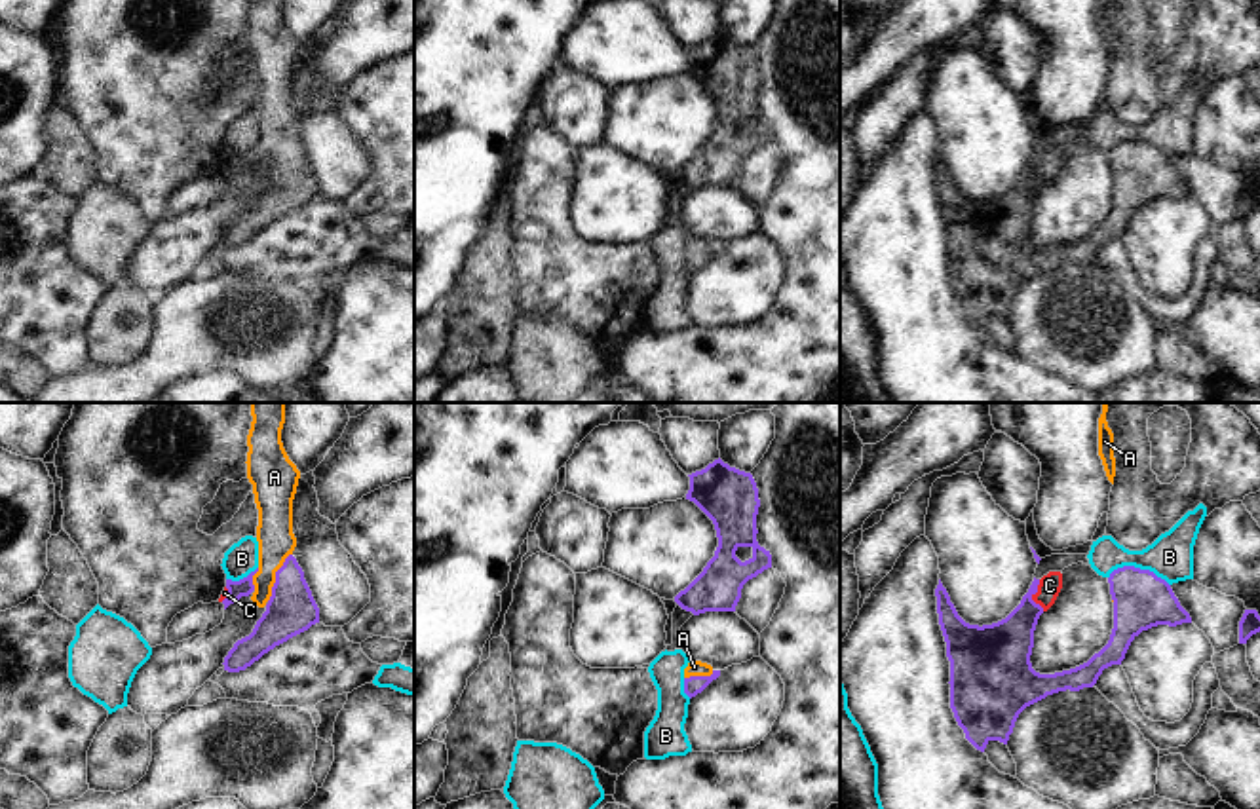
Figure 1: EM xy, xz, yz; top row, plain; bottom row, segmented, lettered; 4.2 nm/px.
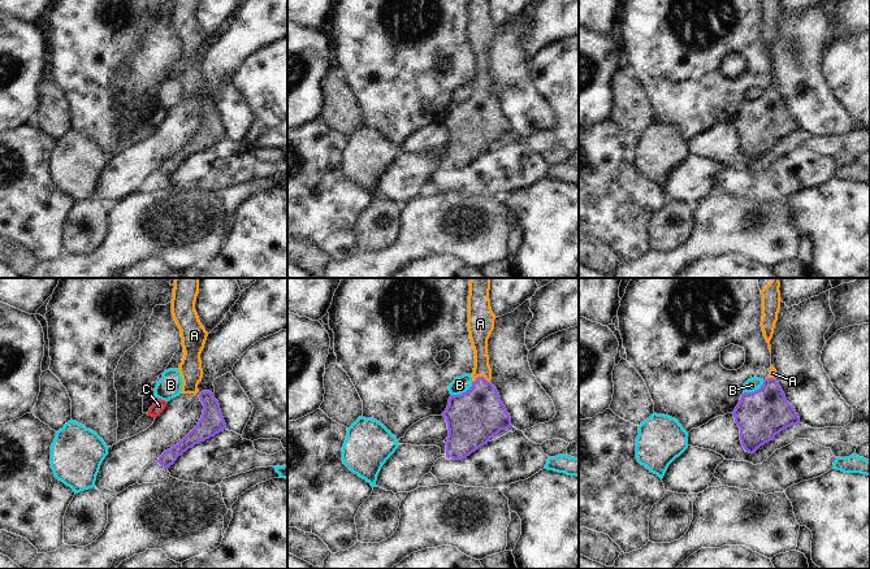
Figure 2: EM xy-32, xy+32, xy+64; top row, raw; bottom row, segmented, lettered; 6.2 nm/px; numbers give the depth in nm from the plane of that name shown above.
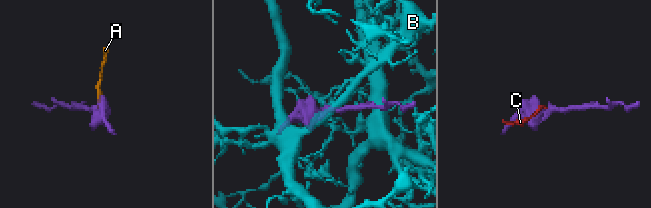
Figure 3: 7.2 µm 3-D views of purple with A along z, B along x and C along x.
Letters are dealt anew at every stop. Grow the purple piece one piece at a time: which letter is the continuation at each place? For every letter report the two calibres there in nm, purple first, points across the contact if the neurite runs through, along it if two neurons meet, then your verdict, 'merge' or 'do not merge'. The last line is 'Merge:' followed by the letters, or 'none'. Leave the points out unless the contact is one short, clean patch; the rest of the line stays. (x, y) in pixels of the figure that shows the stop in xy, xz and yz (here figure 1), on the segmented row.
A: 200 nm thick on the purple side, 160 nm on the other; runs through xy (291, 608), (289, 597), (276, 578), (276, 542); merge
B: 240 nm thick on the purple side, 190 nm on the other; do not merge
C: 220 nm thick on the purple side, 100 nm on the other; do not merge
Merge: A

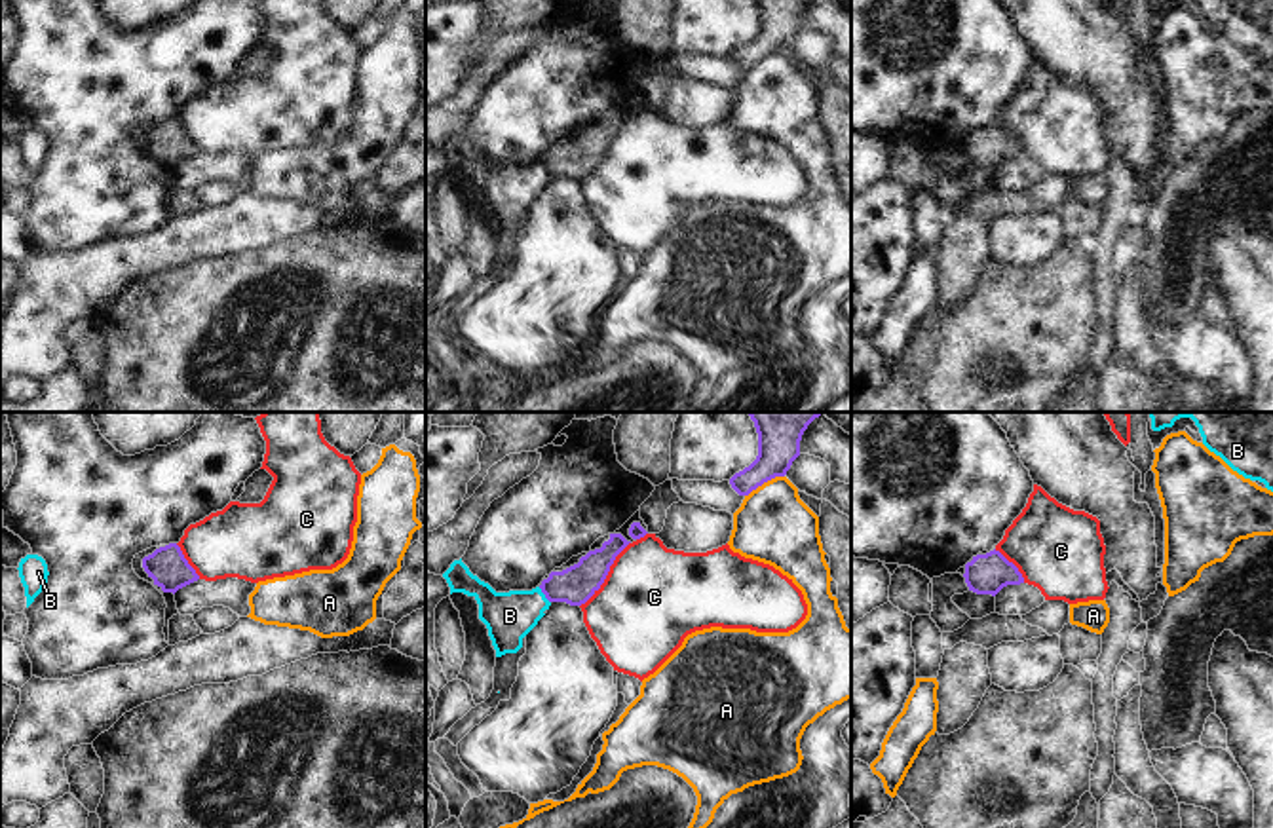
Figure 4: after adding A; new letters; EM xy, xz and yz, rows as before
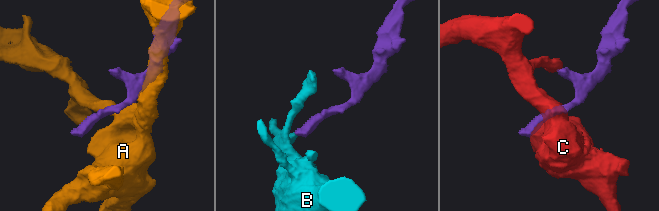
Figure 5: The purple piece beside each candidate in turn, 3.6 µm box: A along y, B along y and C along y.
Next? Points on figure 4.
A: 200 nm thick on the purple side, 320 nm on the other; do not merge
B: 160 nm thick on the purple side, 200 nm on the other; border along xz (538, 587), (550, 602); do not merge
C: 160 nm thick on the purple side, 440 nm on the other; border along xz (629, 542), (616, 557), (605, 582), (580, 606); do not merge
Merge: none

